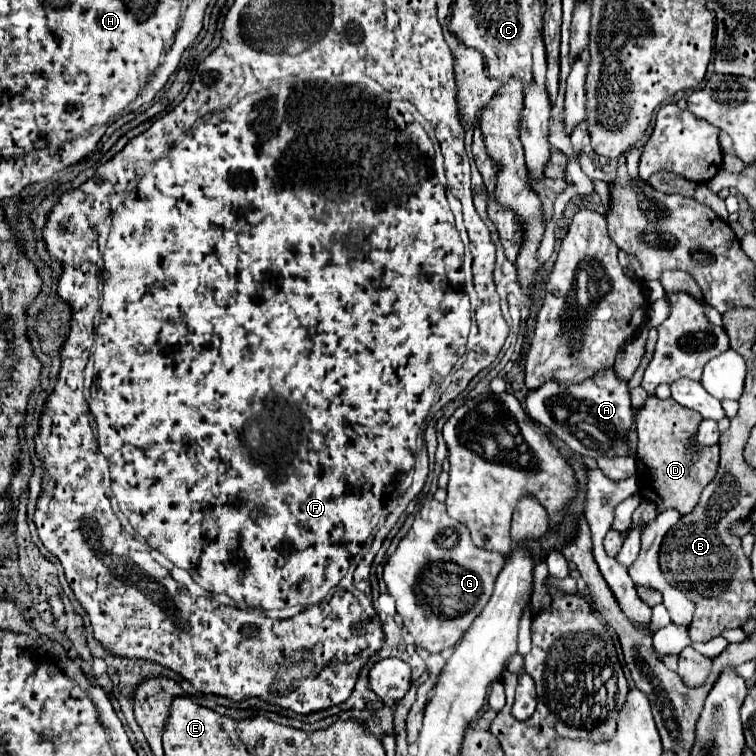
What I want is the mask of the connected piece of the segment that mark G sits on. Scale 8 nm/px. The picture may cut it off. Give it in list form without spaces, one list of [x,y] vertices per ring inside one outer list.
[[[429,500],[417,512],[411,530],[403,536],[397,550],[387,558],[383,566],[383,580],[387,584],[389,594],[395,598],[397,614],[403,618],[403,626],[415,638],[415,646],[421,646],[427,652],[443,652],[445,648],[451,648],[459,642],[463,632],[467,632],[467,628],[471,626],[471,620],[475,620],[477,612],[483,610],[483,604],[487,604],[487,598],[491,598],[495,576],[501,572],[503,564],[503,554],[477,548],[471,542],[467,526],[459,524],[457,520],[451,520],[443,502]]]

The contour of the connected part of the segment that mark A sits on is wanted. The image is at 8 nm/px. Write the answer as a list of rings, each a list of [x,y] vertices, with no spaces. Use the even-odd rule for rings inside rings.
[[[613,368],[597,372],[583,384],[563,386],[555,380],[541,384],[531,390],[525,398],[527,414],[541,426],[547,426],[557,438],[561,438],[569,448],[587,458],[603,456],[629,456],[625,436],[633,422],[631,400],[627,382],[621,380]]]

